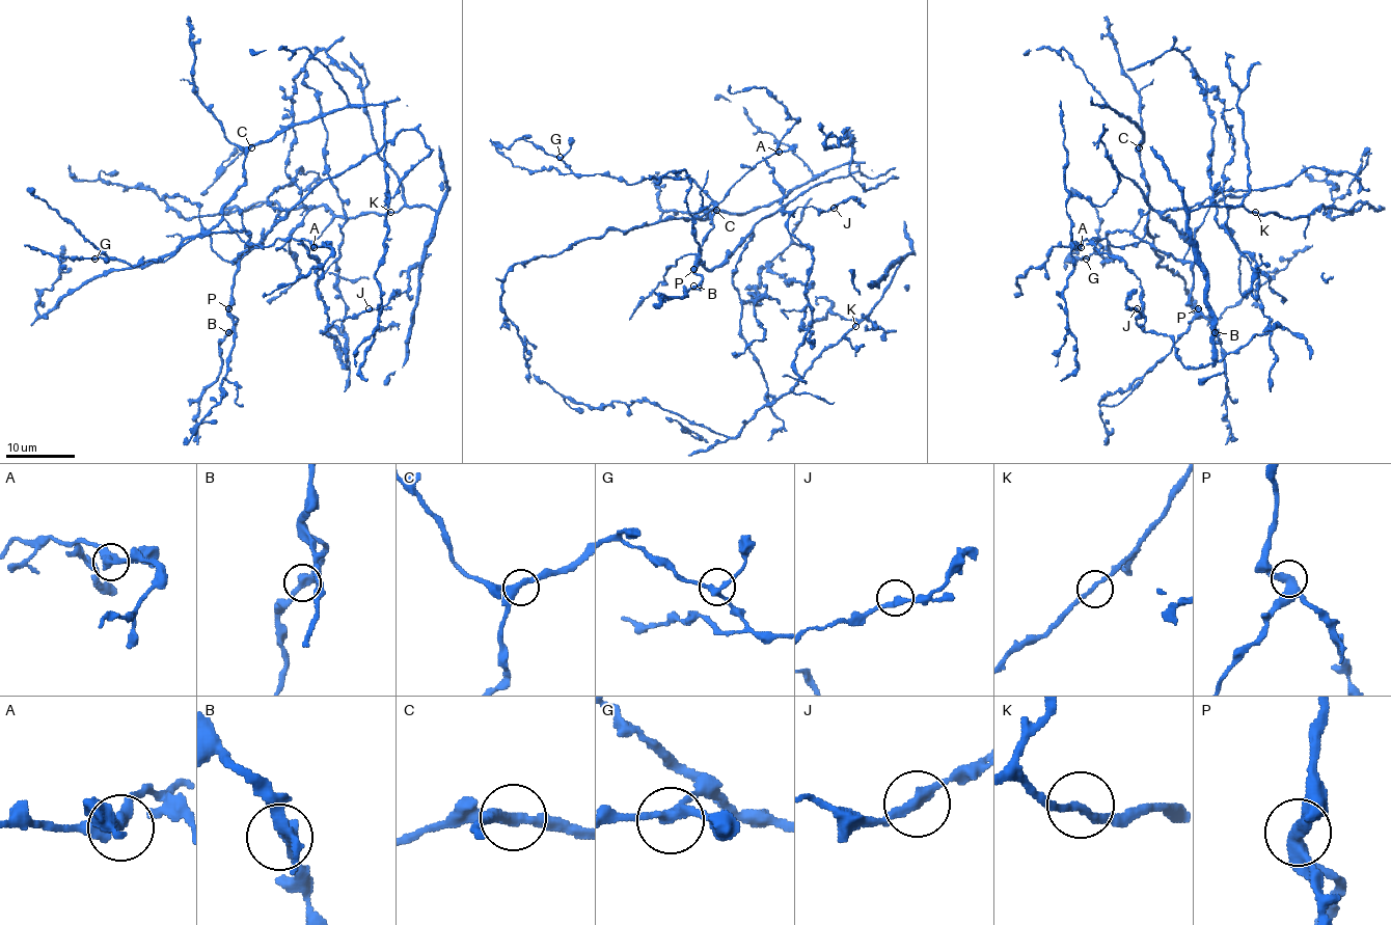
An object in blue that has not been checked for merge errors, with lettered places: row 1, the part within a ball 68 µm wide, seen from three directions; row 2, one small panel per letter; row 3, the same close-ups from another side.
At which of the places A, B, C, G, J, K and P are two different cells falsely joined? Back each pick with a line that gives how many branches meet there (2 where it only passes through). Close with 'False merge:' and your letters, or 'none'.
False merge: none

